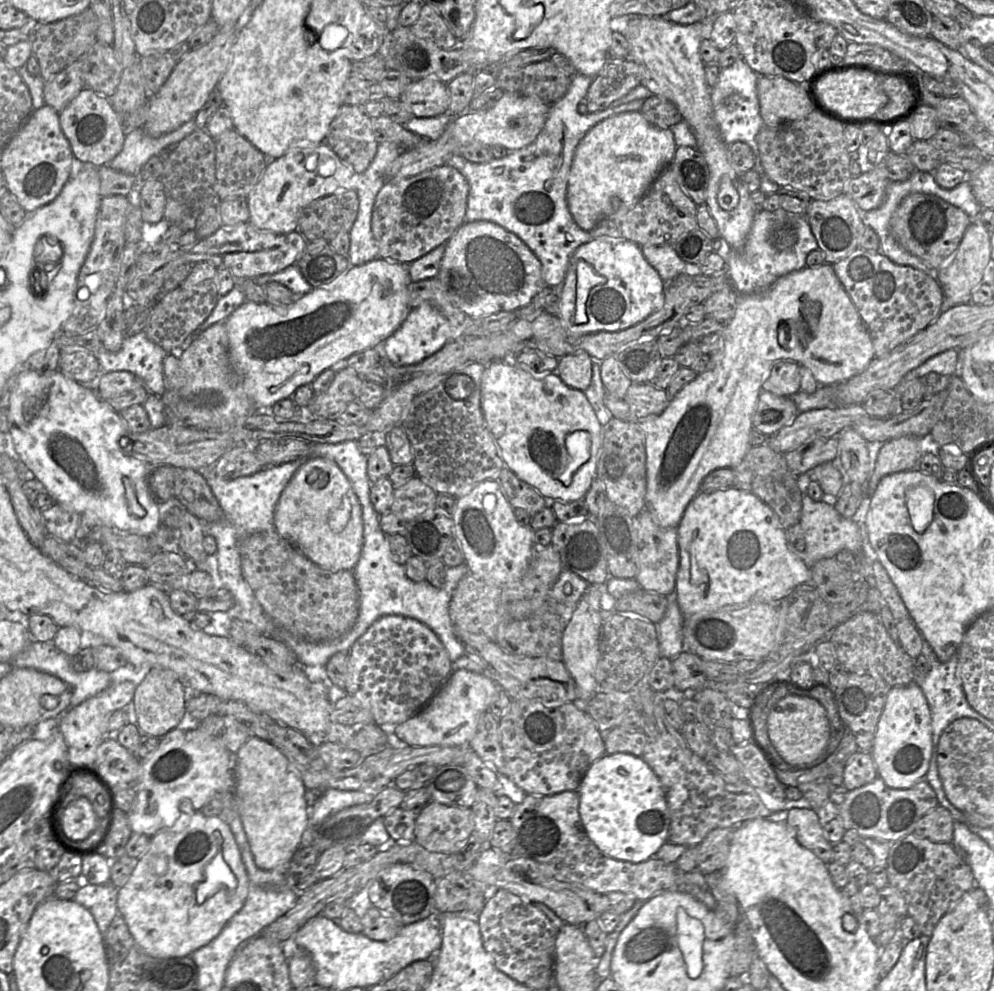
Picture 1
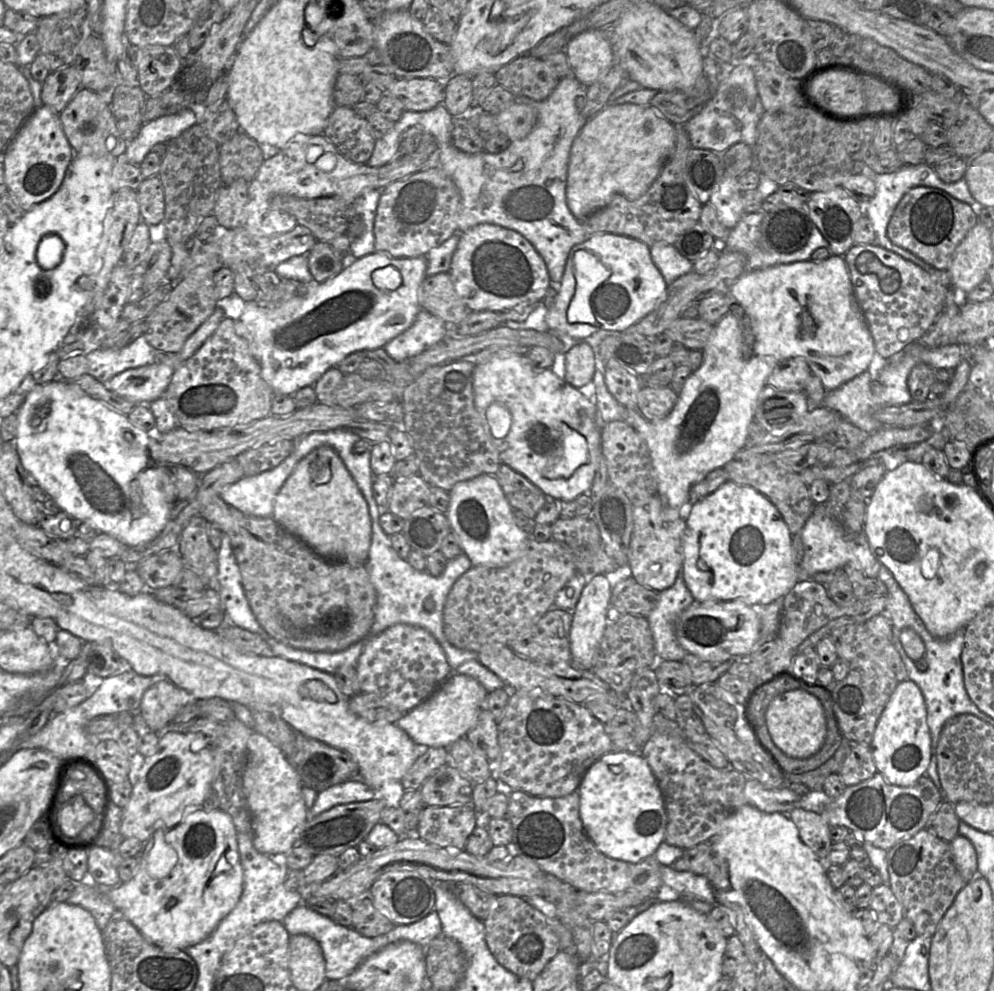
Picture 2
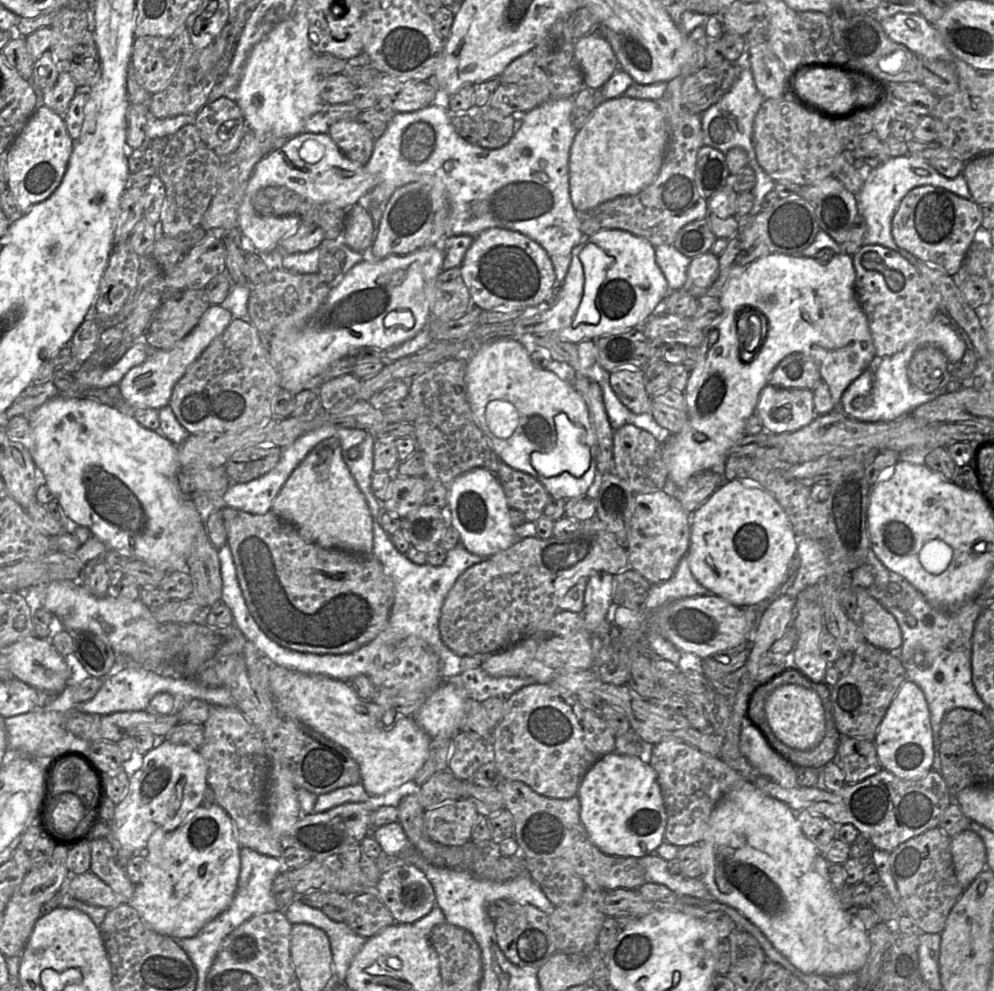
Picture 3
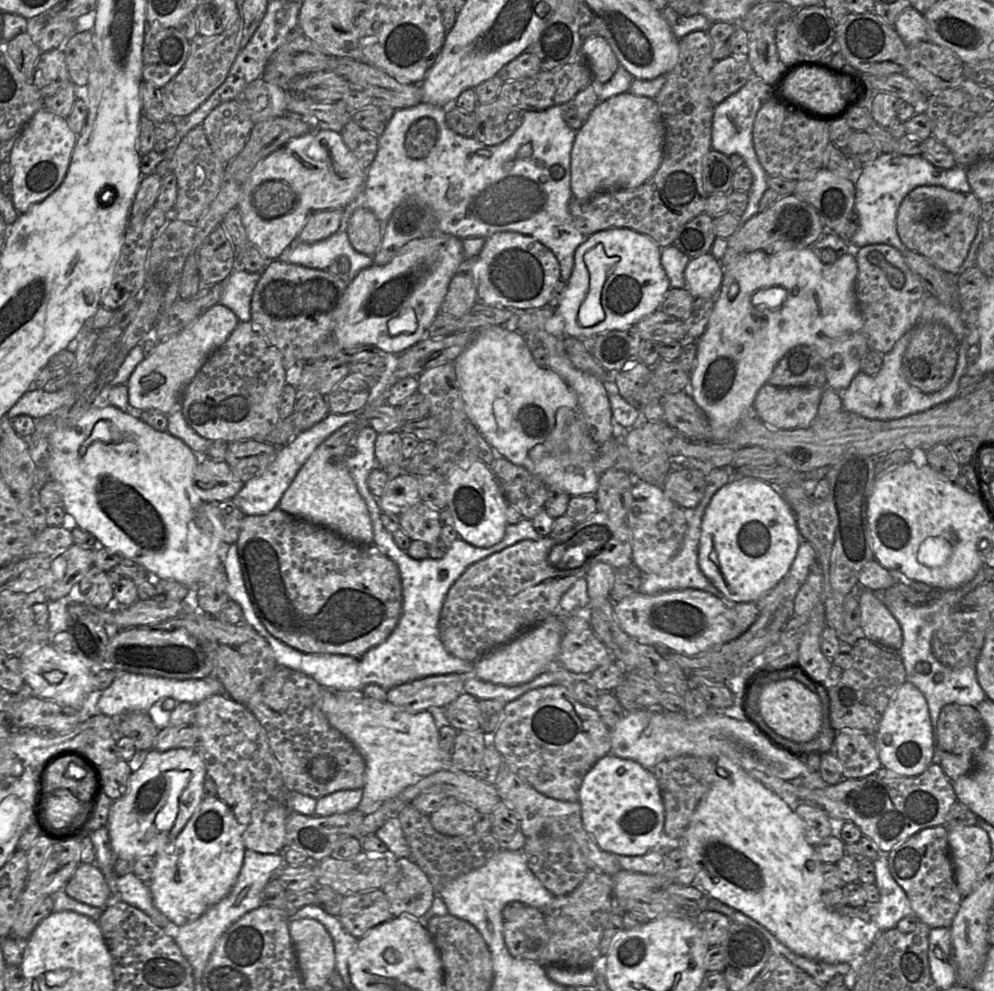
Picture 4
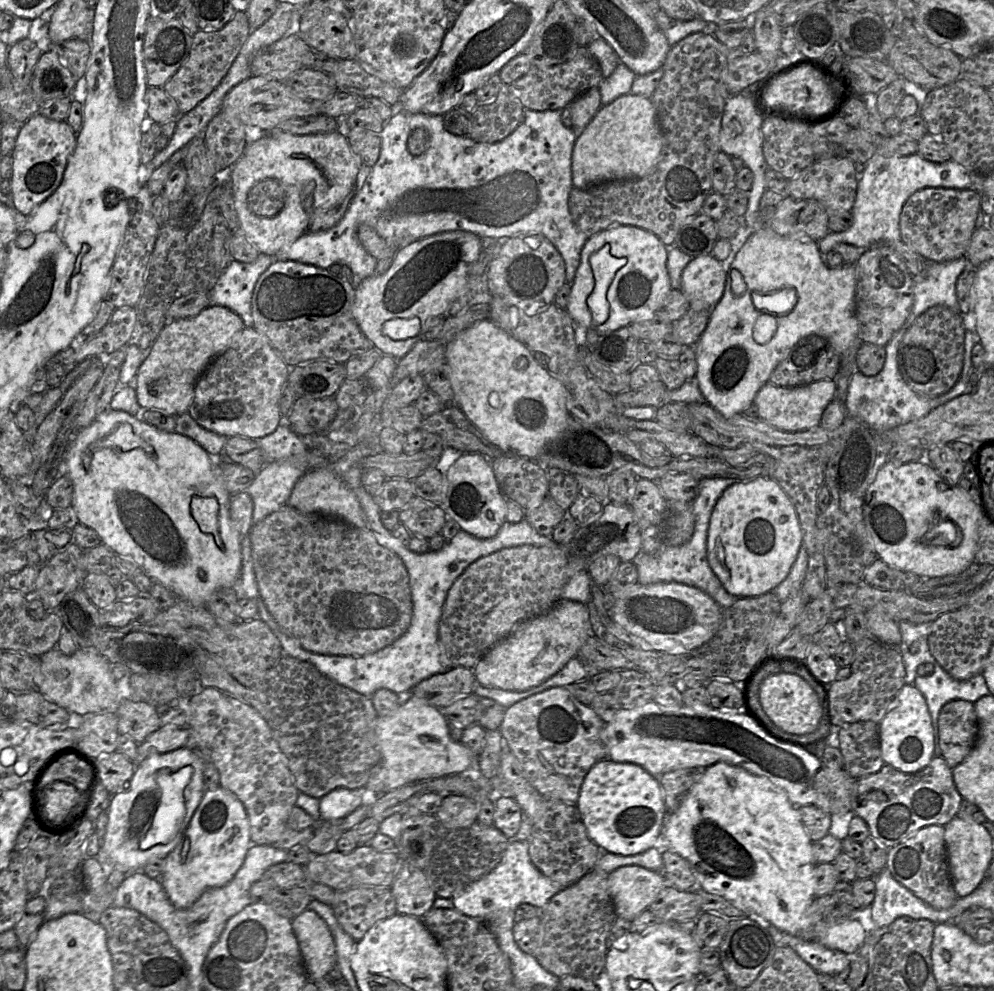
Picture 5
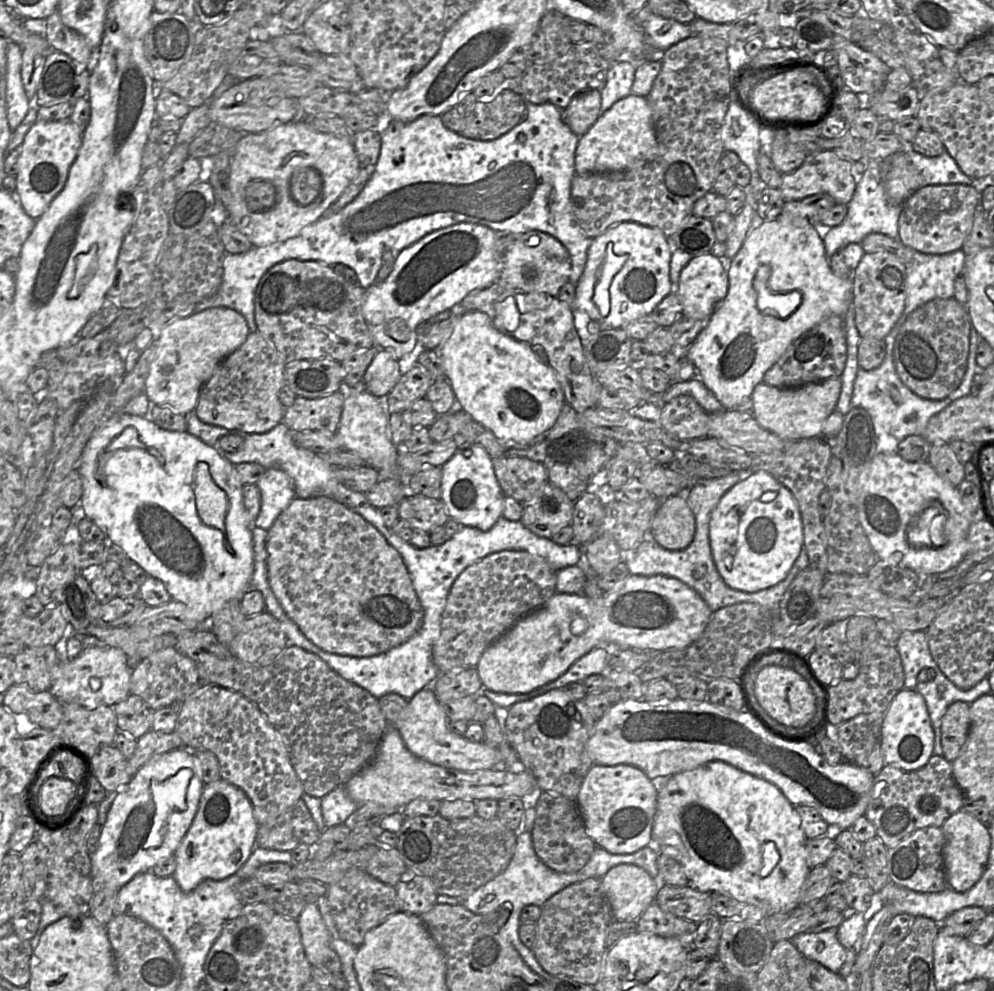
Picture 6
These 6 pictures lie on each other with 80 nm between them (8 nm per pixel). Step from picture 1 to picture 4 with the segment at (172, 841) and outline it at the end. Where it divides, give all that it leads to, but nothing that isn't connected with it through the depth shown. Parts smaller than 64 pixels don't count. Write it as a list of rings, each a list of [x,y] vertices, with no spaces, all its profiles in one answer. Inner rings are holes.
[[[217,796],[203,798],[188,822],[170,846],[155,856],[155,867],[148,884],[154,905],[176,925],[198,919],[211,906],[221,901],[233,888],[241,870],[246,848],[243,827],[232,810]],[[94,863],[79,864],[63,891],[69,897],[93,907],[105,908],[113,902],[110,888]]]

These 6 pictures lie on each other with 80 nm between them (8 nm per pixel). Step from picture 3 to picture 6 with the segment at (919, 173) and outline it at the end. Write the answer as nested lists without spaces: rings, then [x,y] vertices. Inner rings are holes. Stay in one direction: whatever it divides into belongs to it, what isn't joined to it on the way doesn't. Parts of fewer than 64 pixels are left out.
[[[910,147],[905,150],[912,164],[919,170],[927,185],[972,185],[973,179],[966,175],[951,155],[944,151],[937,157],[926,157]],[[884,160],[868,161],[868,166],[861,180],[857,183],[854,196],[848,203],[848,213],[840,225],[832,228],[817,226],[817,230],[824,241],[828,258],[850,243],[861,244],[863,239],[870,233],[881,233],[893,239],[898,239],[899,217],[902,206],[893,204],[887,197],[882,181],[884,162]]]

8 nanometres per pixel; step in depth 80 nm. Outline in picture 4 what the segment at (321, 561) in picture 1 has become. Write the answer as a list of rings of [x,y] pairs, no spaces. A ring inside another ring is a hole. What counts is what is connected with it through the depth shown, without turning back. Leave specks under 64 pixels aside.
[[[364,419],[350,422],[331,434],[311,454],[279,501],[278,508],[358,544],[373,544],[372,522],[364,499],[359,494],[345,463],[345,450],[358,430],[367,426]]]

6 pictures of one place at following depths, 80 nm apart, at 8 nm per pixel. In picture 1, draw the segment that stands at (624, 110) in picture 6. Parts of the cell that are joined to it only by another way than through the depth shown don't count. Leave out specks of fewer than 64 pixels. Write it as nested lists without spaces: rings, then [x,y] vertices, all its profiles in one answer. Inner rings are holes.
[[[640,111],[616,114],[594,125],[577,145],[568,175],[567,206],[576,224],[584,231],[590,231],[619,206],[633,208],[662,172],[670,167],[676,148],[671,129],[651,124]]]

